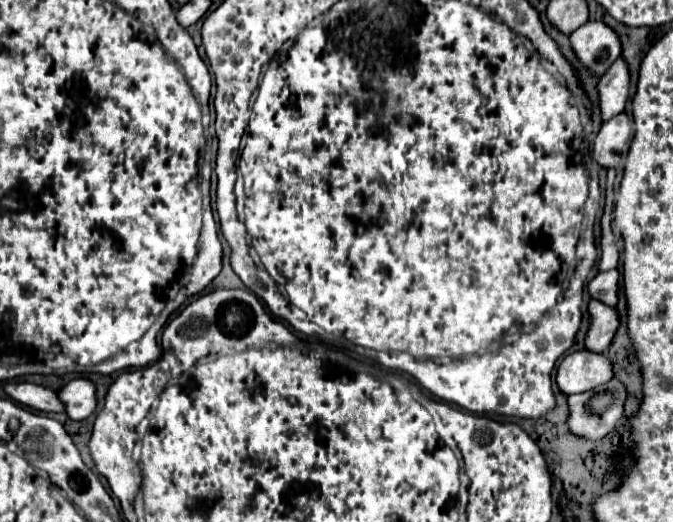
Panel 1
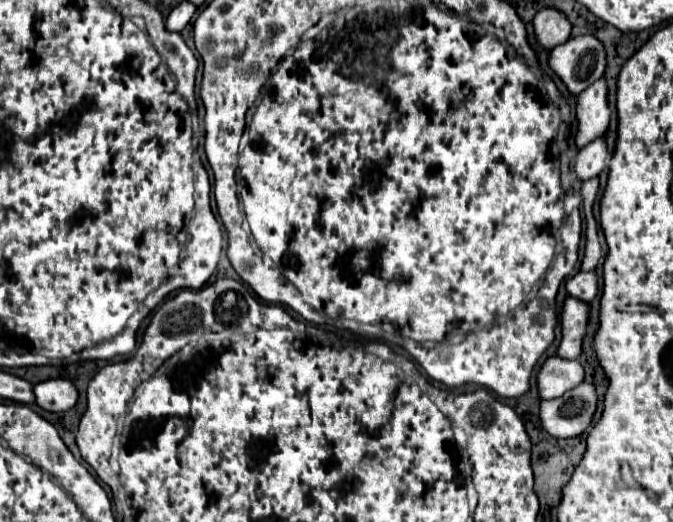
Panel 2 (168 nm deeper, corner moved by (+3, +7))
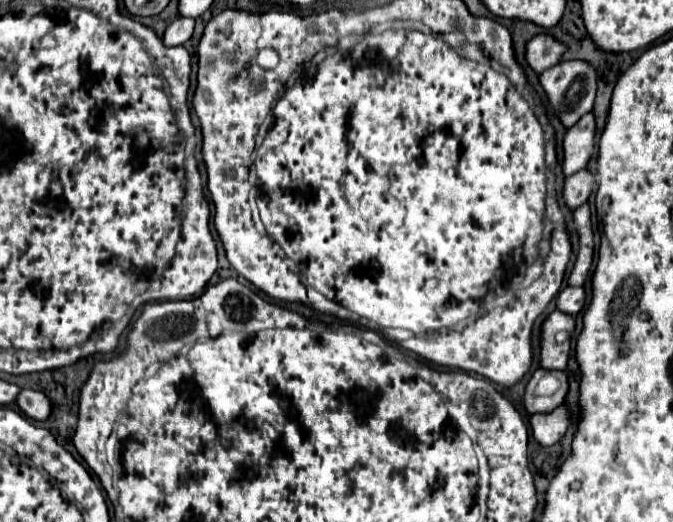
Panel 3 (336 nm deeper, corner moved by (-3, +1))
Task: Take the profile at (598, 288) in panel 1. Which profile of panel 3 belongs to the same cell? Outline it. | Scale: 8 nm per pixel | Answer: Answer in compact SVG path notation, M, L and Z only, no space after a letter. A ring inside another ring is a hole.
M567 286L559 292L557 296L557 310L565 312L565 314L579 314L585 306L585 290L583 288L573 288L573 286Z

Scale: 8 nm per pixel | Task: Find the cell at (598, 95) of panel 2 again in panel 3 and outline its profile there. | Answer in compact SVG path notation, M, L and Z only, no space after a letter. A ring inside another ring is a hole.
M589 112L563 138L563 176L583 170L593 154L595 142L595 116Z

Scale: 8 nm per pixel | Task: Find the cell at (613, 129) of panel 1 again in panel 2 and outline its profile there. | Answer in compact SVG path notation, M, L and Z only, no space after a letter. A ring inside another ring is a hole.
M599 136L597 140L583 146L575 160L575 176L581 180L589 180L601 174L601 170L607 166L611 158L611 150L607 146L607 138Z

